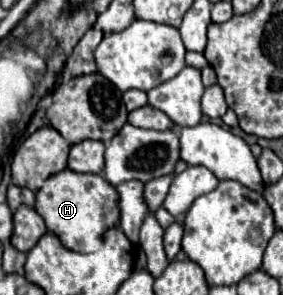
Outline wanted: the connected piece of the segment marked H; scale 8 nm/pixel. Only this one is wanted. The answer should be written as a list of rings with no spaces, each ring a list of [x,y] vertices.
[[[64,169],[44,181],[36,193],[34,207],[50,233],[54,233],[62,245],[70,251],[82,251],[88,243],[102,243],[106,231],[118,227],[118,191],[102,175],[82,175]]]

